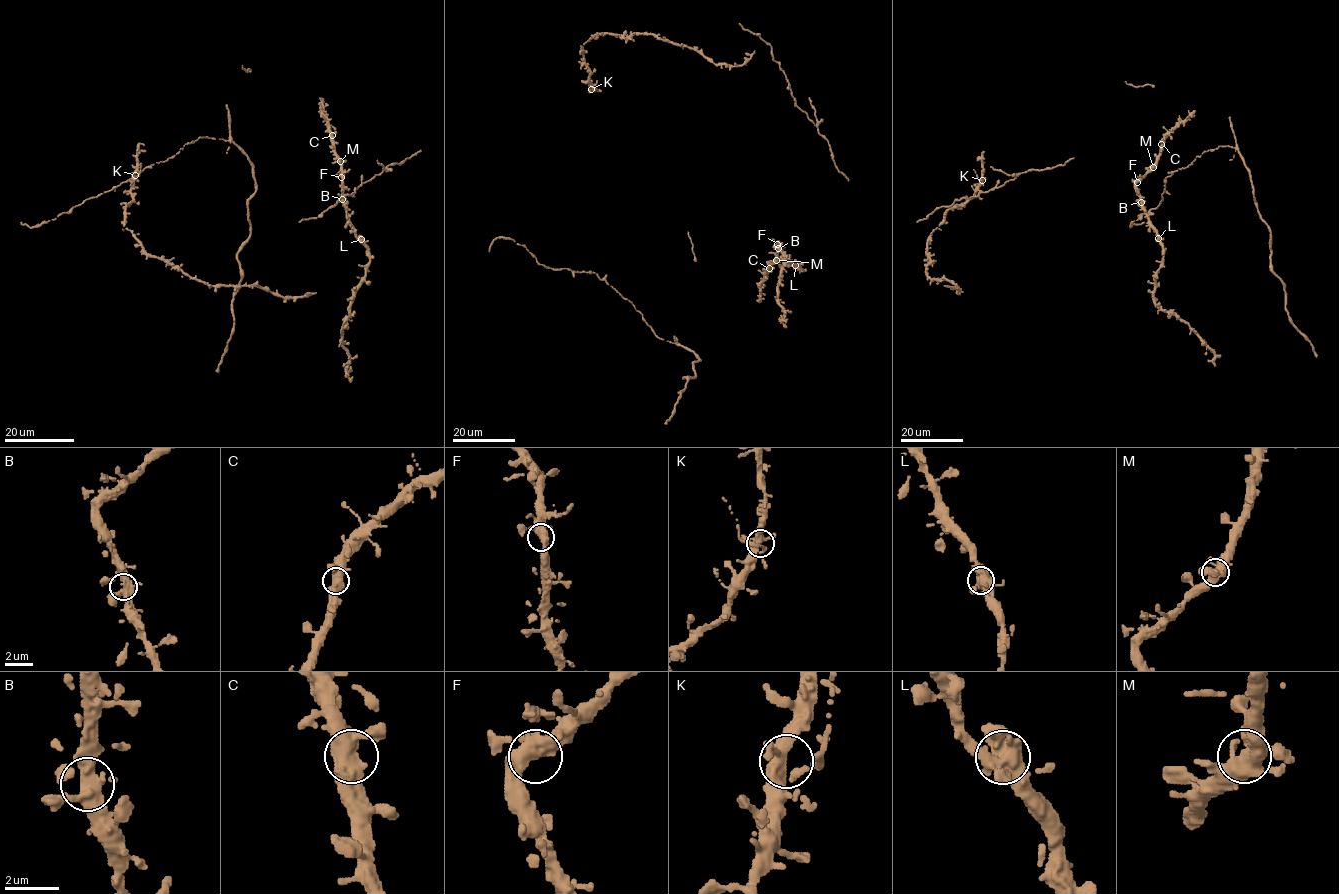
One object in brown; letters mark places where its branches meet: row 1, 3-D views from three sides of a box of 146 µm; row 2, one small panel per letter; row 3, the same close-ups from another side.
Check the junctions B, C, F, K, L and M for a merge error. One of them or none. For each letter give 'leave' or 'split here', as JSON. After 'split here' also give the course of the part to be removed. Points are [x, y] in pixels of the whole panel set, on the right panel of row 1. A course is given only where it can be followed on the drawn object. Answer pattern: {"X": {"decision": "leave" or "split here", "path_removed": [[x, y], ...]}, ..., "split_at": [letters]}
{"B": {"decision": "leave"}, "C": {"decision": "leave"}, "F": {"decision": "leave"}, "K": {"decision": "leave"}, "L": {"decision": "leave"}, "M": {"decision": "leave"}, "split_at": []}

